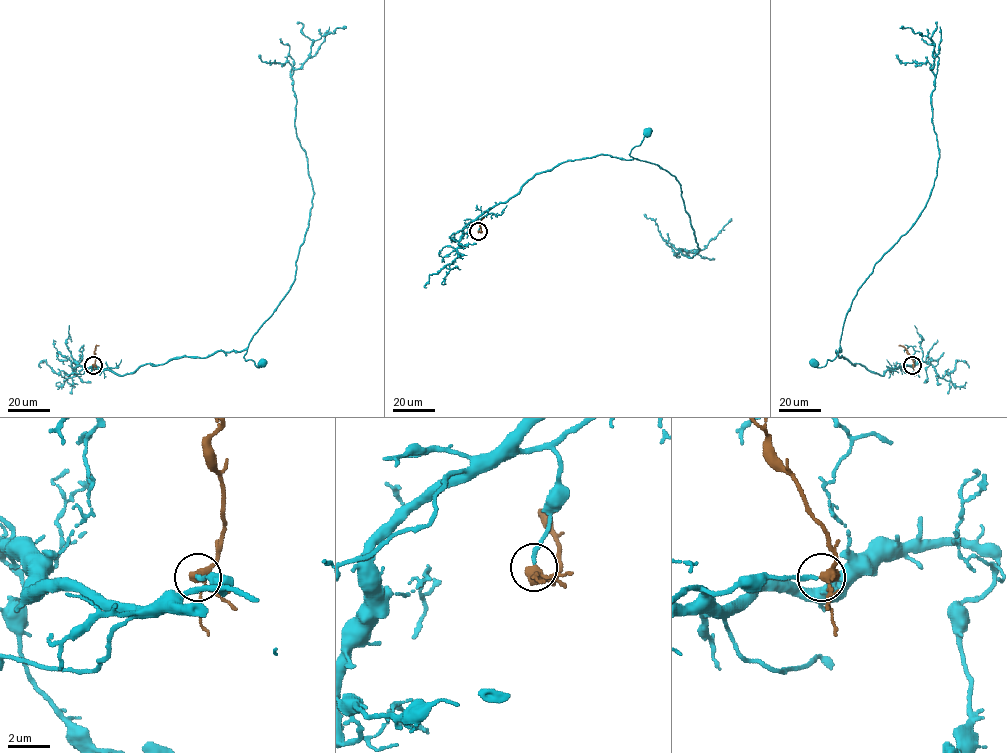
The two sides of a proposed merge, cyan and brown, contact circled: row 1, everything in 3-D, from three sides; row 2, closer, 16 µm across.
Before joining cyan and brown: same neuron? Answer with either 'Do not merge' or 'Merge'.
Merge

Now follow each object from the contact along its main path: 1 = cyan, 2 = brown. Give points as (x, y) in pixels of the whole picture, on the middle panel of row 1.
1: (479, 230), (477, 217), (514, 197), (537, 173), (600, 154), (631, 160), (630, 151), (640, 145), (647, 131)
2: (479, 230), (481, 231), (480, 226), (484, 217)

